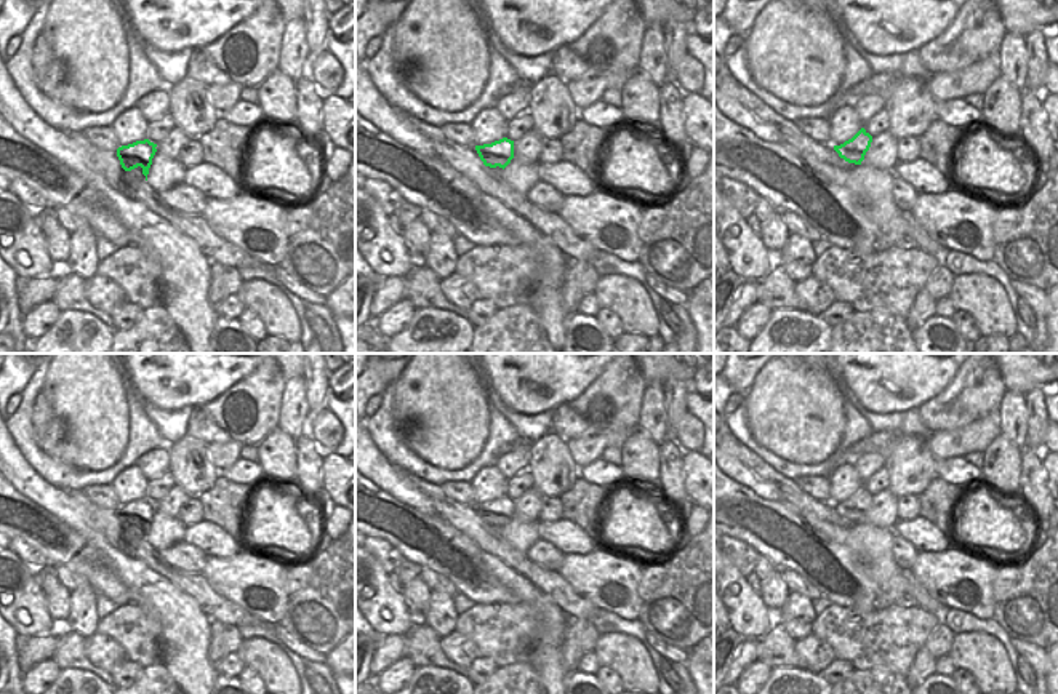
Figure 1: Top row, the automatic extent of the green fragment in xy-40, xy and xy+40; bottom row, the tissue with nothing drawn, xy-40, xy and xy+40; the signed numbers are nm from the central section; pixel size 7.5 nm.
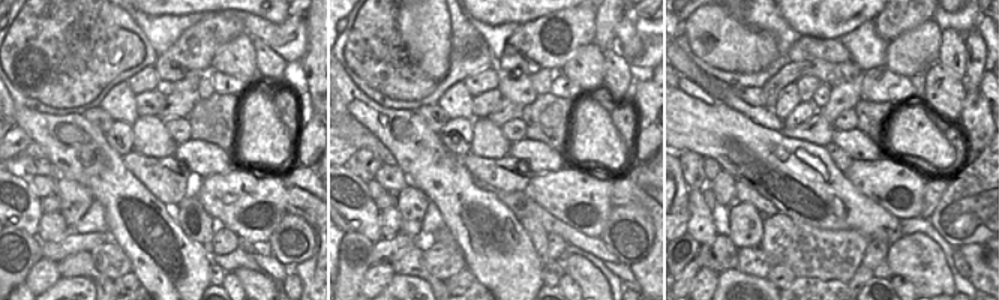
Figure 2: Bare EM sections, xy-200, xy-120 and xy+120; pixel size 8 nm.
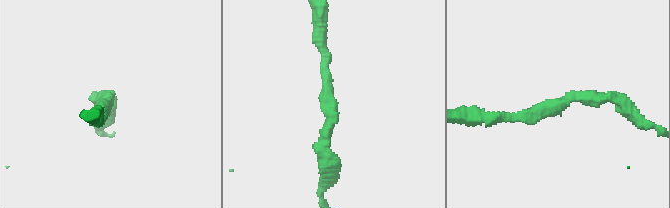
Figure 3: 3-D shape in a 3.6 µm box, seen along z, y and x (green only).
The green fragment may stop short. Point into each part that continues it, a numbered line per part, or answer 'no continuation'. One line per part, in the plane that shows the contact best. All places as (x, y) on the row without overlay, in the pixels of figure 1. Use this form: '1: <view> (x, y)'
no continuation

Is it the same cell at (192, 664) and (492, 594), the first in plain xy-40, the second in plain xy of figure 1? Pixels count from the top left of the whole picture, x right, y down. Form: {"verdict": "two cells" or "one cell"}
{"verdict": "two cells"}

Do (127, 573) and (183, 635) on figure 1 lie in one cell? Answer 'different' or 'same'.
same

